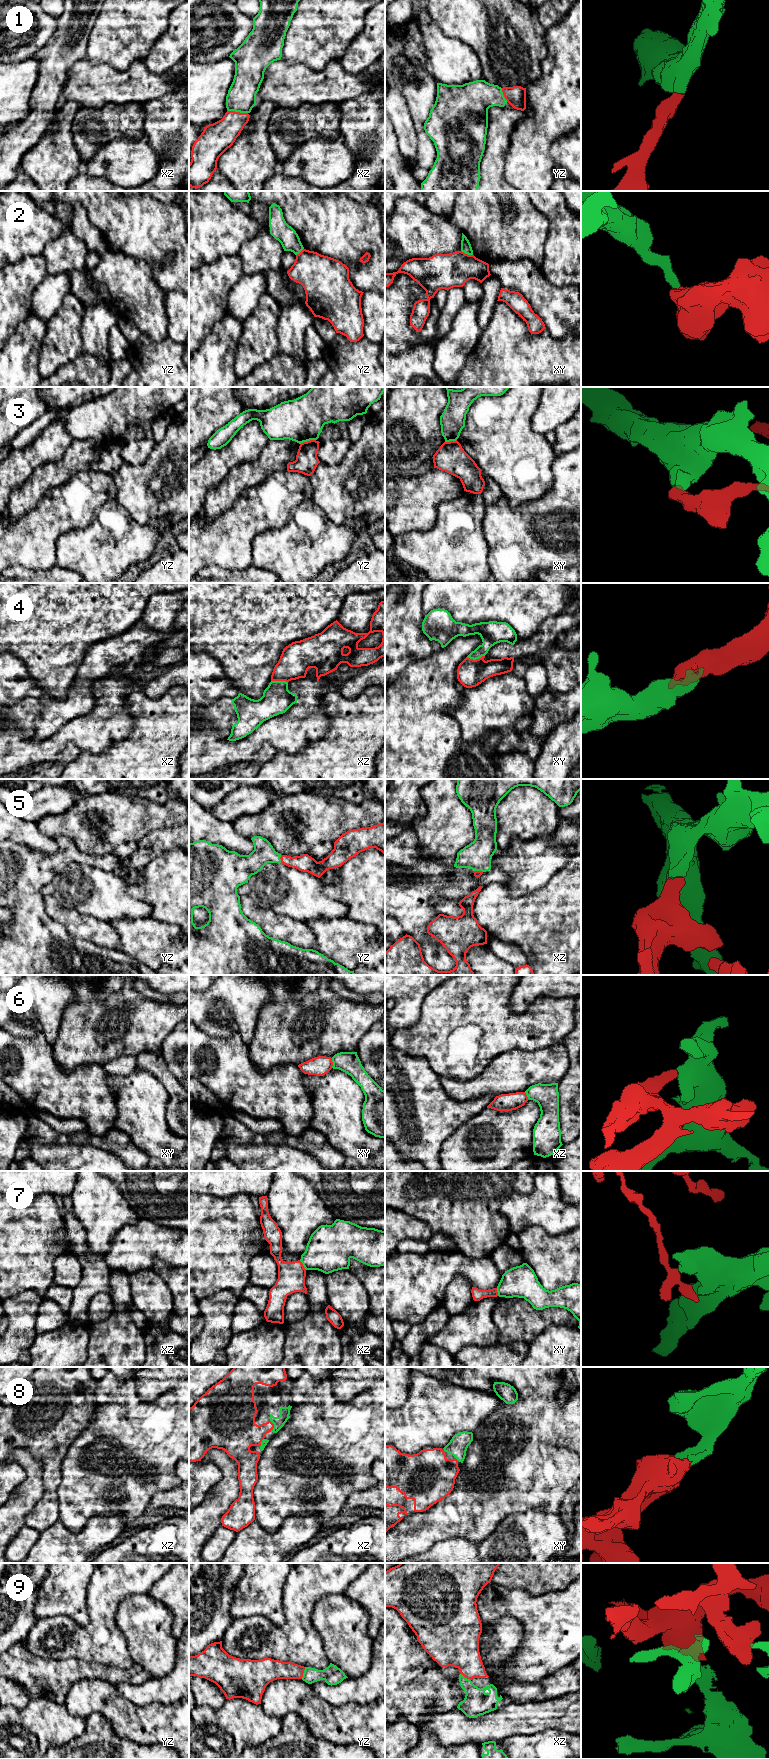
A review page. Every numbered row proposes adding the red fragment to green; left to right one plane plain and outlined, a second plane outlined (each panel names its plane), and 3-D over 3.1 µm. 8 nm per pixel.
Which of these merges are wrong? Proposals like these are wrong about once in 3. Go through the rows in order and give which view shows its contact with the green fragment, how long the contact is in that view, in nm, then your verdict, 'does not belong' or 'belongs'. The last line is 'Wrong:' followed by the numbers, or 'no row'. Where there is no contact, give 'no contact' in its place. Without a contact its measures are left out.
1: meets green in xz; contact 170 nm long; belongs
2: meets green in xy; contact 100 nm long; does not belong
3: meets green in yz; contact 130 nm long; does not belong
4: meets green in xy; contact 140 nm long; belongs
5: meets green in yz; contact 60 nm long; belongs
6: meets green in xy; contact 80 nm long; does not belong
7: meets green in xz; contact 100 nm long; does not belong
8: meets green in xz; contact 90 nm long; belongs
9: meets green in yz; contact 100 nm long; belongs
Wrong: 2, 3, 6, 7

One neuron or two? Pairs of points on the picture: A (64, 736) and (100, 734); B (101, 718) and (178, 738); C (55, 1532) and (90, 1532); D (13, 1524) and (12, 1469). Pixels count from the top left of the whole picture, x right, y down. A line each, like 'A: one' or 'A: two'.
A: one
B: two
C: one
D: two

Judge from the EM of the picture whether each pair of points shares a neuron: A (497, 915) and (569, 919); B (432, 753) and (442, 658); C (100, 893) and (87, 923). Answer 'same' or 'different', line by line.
A: same
B: same
C: different

